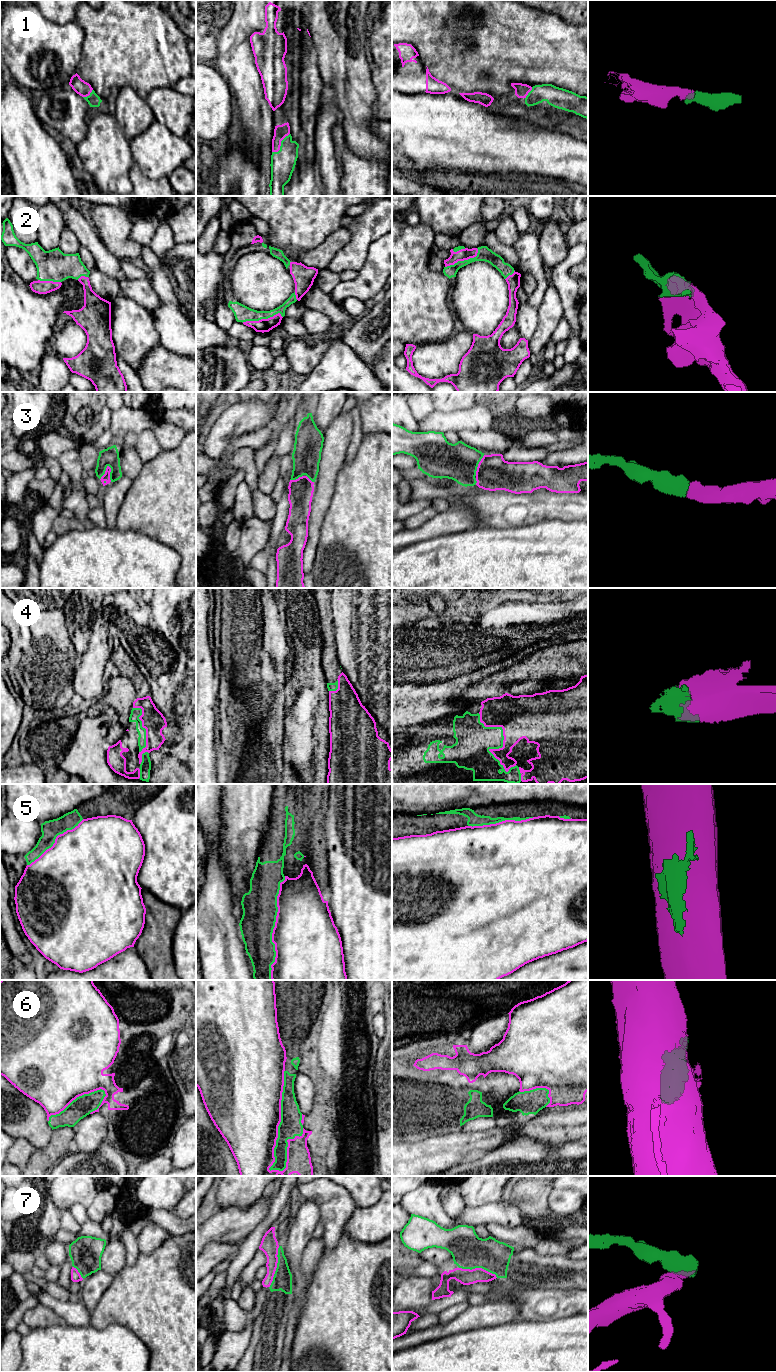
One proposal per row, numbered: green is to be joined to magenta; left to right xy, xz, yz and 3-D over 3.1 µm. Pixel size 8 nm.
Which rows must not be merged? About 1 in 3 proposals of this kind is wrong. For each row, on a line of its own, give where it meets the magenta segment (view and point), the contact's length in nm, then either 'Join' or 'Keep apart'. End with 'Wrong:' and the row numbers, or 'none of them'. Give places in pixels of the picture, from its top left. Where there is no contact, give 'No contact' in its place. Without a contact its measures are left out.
1: Touches magenta at xz (280, 145). Shared border 220 nm. Join
2: Touches magenta at xz (262, 319). Shared border 340 nm. Join
3: Touches magenta at xy (105, 472). Shared border 140 nm. Join
4: Touches magenta at yz (503, 740). Shared border 550 nm. Join
5: Touches magenta at xz (274, 928). Shared border 850 nm. Keep apart
6: Touches magenta at xz (280, 1121). Shared border 800 nm. Keep apart
7: Touches magenta at xz (276, 1267). Shared border 340 nm. Keep apart
Wrong: 5, 6, 7

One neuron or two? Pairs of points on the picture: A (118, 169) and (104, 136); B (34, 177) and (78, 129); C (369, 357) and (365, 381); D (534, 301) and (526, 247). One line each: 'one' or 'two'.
A: one
B: two
C: two
D: one

